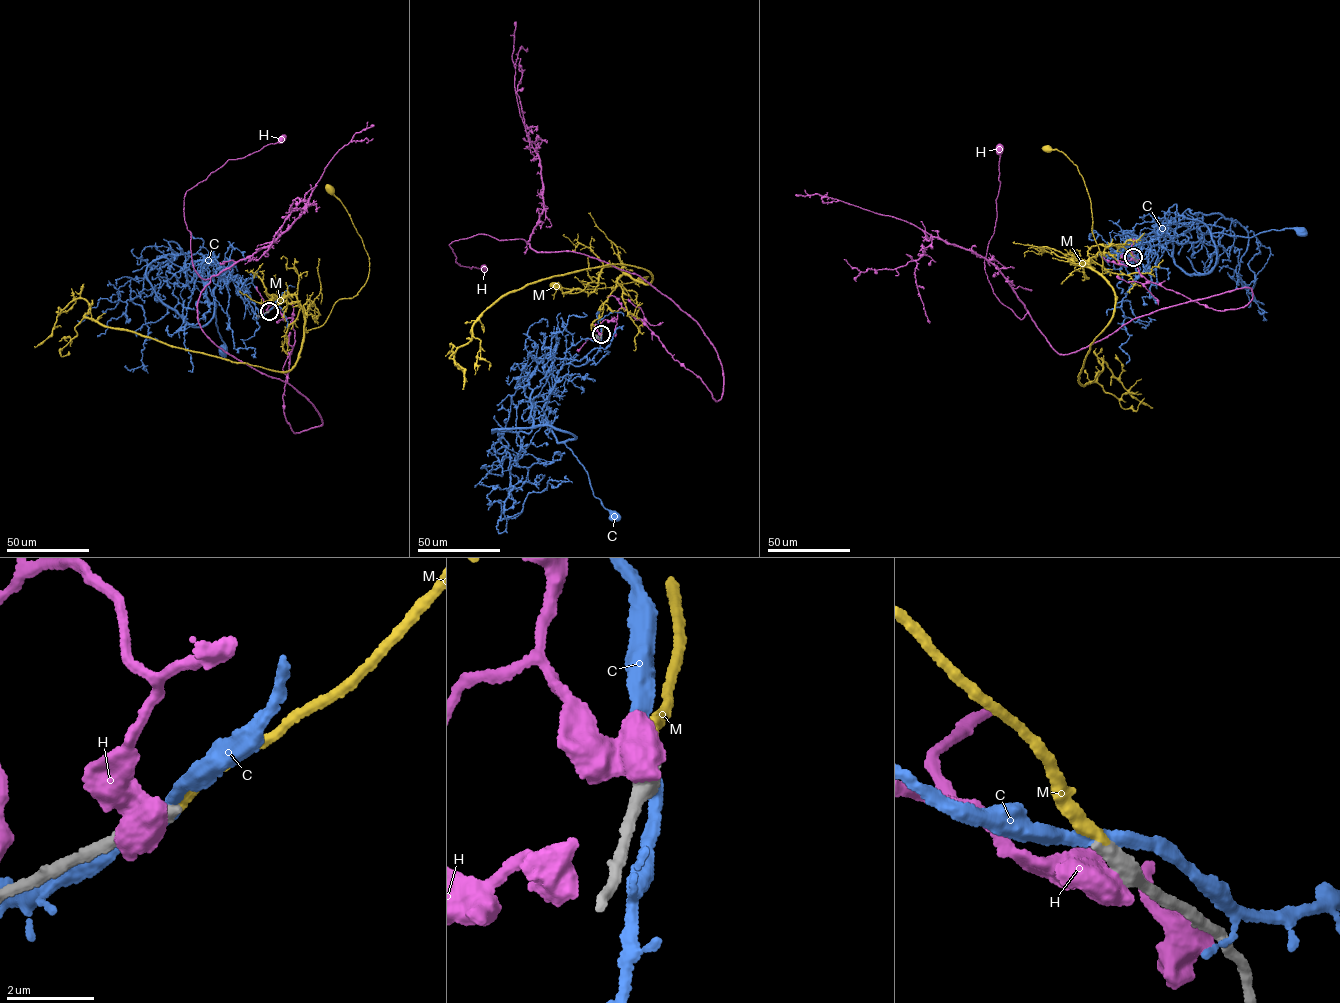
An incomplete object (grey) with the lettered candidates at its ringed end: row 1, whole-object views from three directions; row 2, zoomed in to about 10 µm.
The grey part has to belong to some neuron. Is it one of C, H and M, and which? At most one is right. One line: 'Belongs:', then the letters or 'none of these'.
Belongs: M

